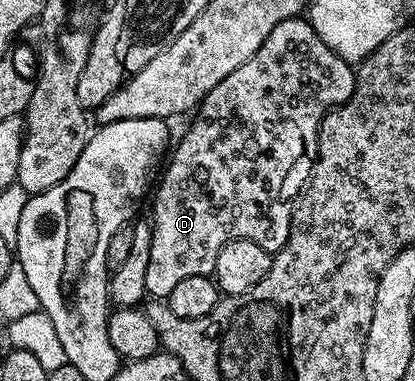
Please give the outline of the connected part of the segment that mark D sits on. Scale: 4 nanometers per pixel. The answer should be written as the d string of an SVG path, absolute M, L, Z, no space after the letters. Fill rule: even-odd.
M296 18L293 20L282 20L277 26L273 26L273 34L265 38L261 50L249 58L229 78L221 78L213 90L204 98L203 103L197 109L199 117L195 120L195 125L184 134L179 140L179 145L170 153L171 165L167 169L164 167L163 181L159 184L159 189L155 192L155 205L151 208L149 223L151 226L151 249L149 250L149 270L145 270L145 286L147 287L147 296L151 298L166 298L169 290L177 286L177 282L182 282L184 278L190 276L211 276L215 270L217 254L223 249L228 240L234 240L236 237L240 240L252 240L257 242L257 246L264 248L266 252L272 254L280 252L289 238L291 229L291 214L293 205L297 197L302 193L305 185L310 181L311 173L315 170L315 162L319 154L319 124L323 117L331 109L341 106L353 94L355 89L356 69L342 60L337 53L313 30L310 20L306 18Z

